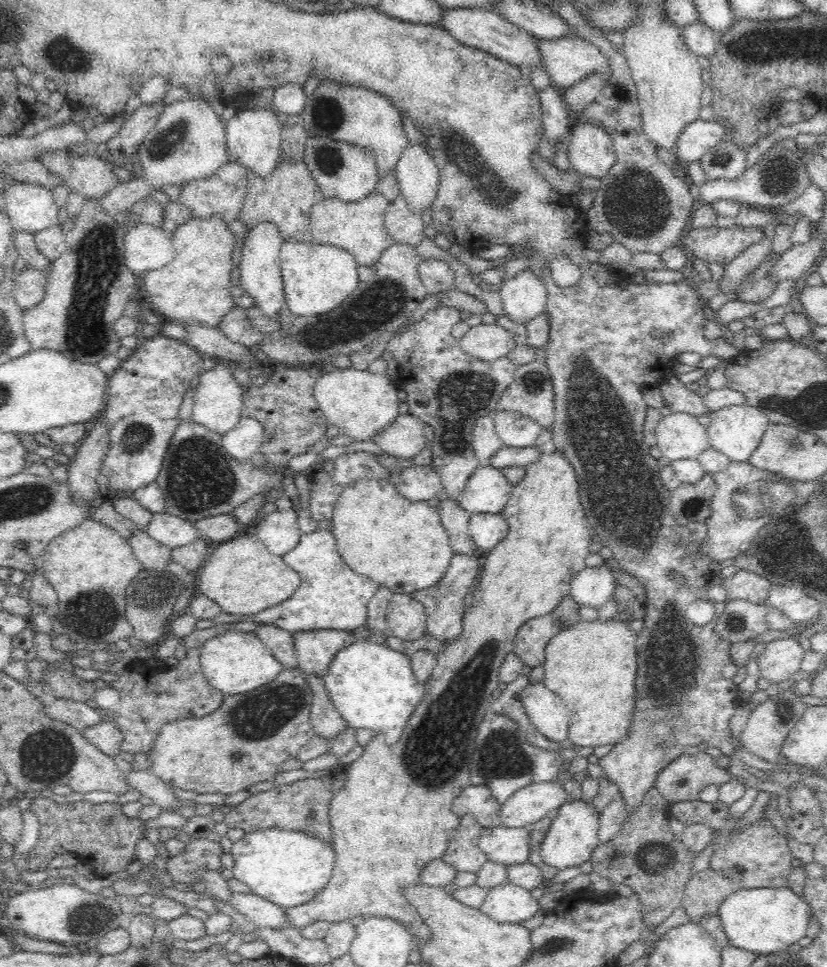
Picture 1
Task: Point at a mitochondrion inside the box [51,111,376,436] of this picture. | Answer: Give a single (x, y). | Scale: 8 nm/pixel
(86, 335)

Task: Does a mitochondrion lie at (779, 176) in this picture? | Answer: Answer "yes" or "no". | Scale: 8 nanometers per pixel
yes

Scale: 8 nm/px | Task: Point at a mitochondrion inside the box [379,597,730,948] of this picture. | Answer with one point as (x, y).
(443, 740)

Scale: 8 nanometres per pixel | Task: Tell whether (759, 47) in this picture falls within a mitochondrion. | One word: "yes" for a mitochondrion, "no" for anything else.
yes

